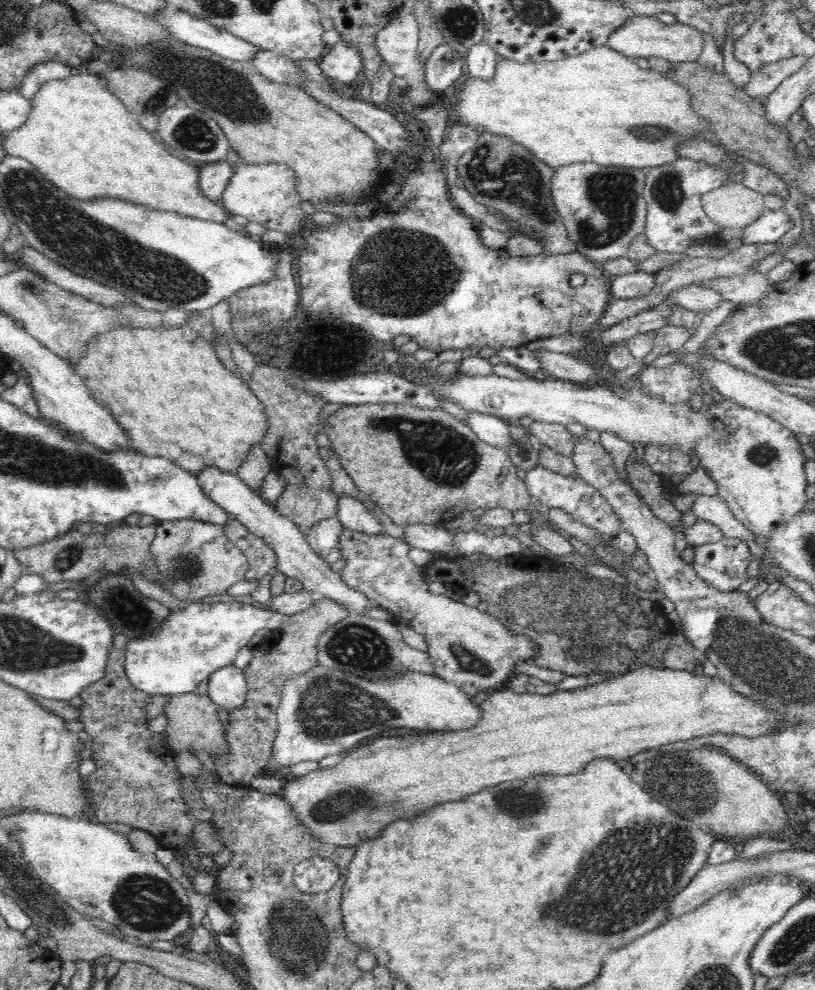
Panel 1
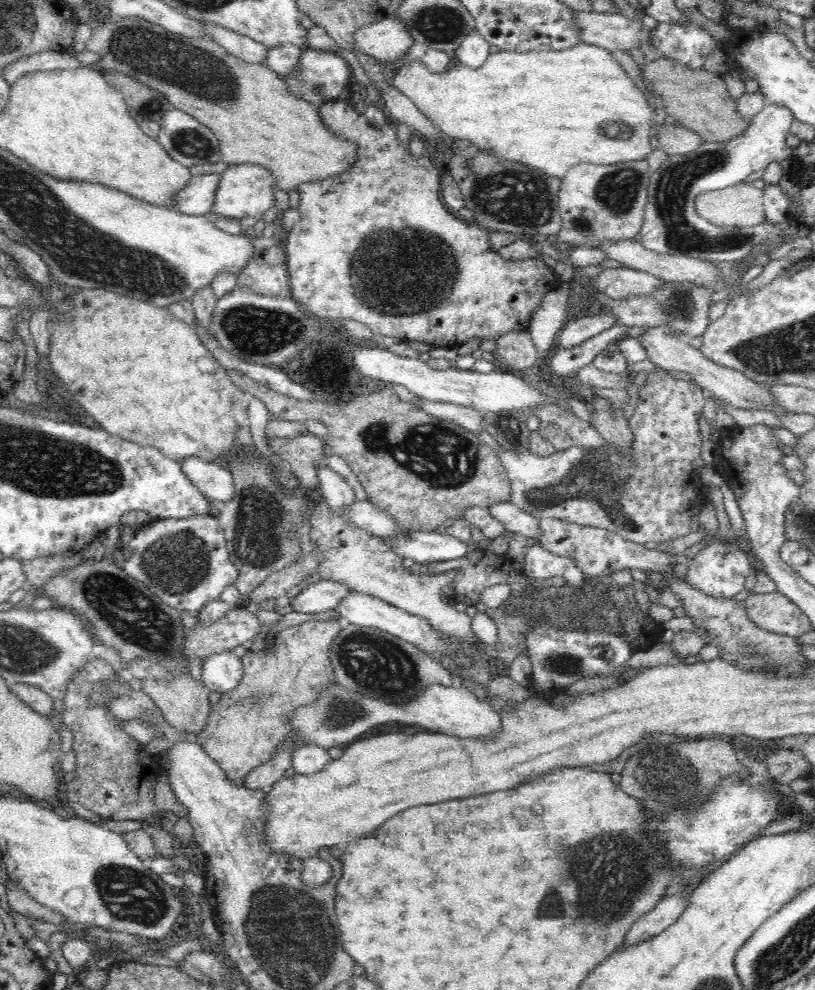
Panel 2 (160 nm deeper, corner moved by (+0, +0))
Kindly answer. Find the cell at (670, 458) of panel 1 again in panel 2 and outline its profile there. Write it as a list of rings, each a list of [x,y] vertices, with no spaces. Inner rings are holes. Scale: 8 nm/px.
[[[663,369],[648,371],[647,379],[641,382],[641,384],[642,388],[639,390],[640,396],[638,396],[638,401],[635,404],[635,412],[630,418],[630,426],[635,439],[634,462],[632,462],[632,464],[629,464],[629,462],[625,462],[623,458],[620,458],[612,445],[609,445],[608,452],[602,452],[602,456],[596,456],[589,452],[589,450],[582,450],[580,449],[580,446],[574,445],[566,450],[556,451],[552,456],[546,456],[546,458],[536,456],[529,450],[516,451],[505,448],[498,449],[496,451],[498,451],[498,454],[502,457],[502,463],[504,463],[504,467],[508,469],[508,477],[510,477],[510,481],[512,481],[513,496],[511,503],[531,516],[536,516],[538,518],[556,517],[566,519],[570,522],[579,524],[582,528],[585,526],[602,527],[638,544],[644,544],[646,542],[666,542],[666,540],[671,541],[676,537],[685,535],[687,532],[696,530],[699,527],[698,516],[702,507],[705,506],[707,499],[705,494],[697,495],[696,490],[689,482],[692,480],[692,474],[690,474],[690,472],[698,466],[701,460],[700,450],[702,450],[702,436],[700,436],[699,420],[700,415],[703,414],[706,394],[703,393],[702,388],[700,388],[698,384],[695,384],[694,381],[690,382],[690,380],[674,378],[670,372]],[[606,453],[612,453],[618,466],[613,466],[613,464],[605,458]]]

